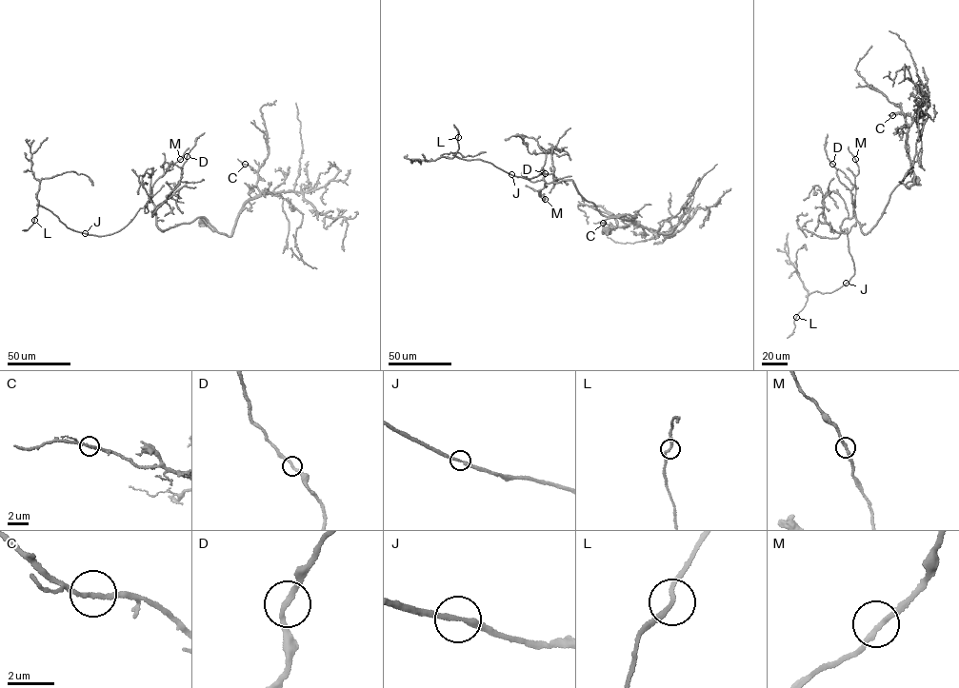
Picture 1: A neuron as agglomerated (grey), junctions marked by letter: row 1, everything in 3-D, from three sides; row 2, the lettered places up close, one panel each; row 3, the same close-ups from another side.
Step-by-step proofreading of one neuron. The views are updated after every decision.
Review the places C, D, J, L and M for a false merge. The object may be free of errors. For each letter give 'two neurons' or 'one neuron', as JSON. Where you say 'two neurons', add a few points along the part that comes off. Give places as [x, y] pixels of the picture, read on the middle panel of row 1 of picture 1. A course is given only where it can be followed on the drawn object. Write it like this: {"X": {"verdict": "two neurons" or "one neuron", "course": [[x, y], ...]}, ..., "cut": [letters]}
{"C": {"verdict": "one neuron"}, "D": {"verdict": "one neuron"}, "J": {"verdict": "one neuron"}, "L": {"verdict": "one neuron"}, "M": {"verdict": "one neuron"}, "cut": []}

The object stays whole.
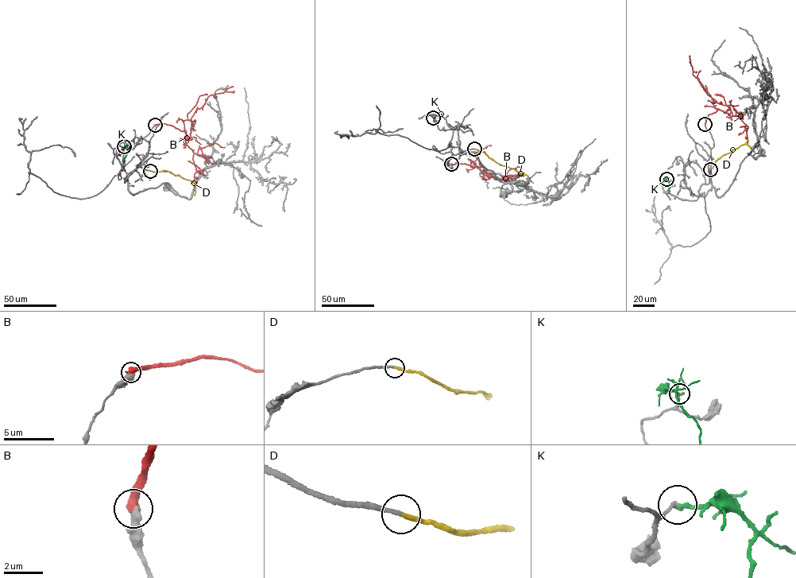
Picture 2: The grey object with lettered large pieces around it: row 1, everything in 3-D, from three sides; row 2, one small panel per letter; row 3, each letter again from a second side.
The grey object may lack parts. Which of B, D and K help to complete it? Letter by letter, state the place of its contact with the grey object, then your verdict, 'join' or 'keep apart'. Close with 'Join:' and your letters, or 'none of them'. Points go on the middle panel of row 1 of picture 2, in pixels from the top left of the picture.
B: meets grey at (451, 164); keep apart
D: meets grey at (474, 149); join
K: meets grey at (433, 118); keep apart
Join: D

